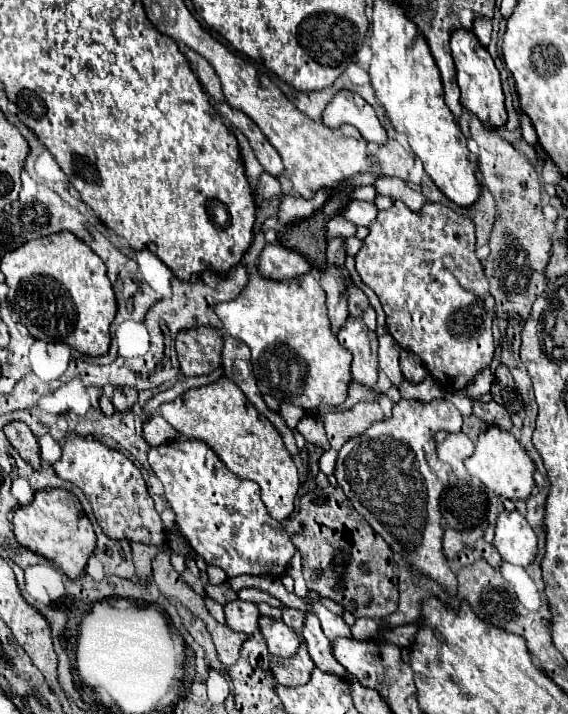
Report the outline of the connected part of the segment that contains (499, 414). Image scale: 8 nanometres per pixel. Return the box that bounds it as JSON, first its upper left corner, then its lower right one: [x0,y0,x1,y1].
[473,402,513,430]

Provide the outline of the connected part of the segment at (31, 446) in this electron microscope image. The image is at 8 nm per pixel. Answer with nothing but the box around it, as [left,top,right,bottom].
[3,422,41,470]

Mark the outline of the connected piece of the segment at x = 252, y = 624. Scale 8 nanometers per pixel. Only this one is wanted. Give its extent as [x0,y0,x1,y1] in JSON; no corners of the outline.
[225,600,259,636]

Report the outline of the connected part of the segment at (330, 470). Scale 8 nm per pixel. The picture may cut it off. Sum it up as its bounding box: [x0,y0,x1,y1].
[319,448,337,476]

